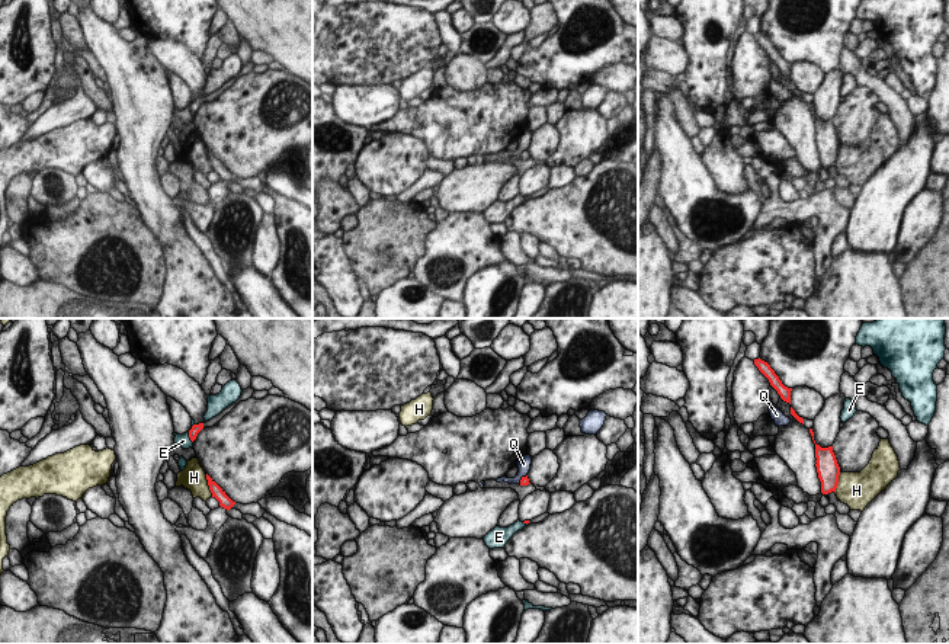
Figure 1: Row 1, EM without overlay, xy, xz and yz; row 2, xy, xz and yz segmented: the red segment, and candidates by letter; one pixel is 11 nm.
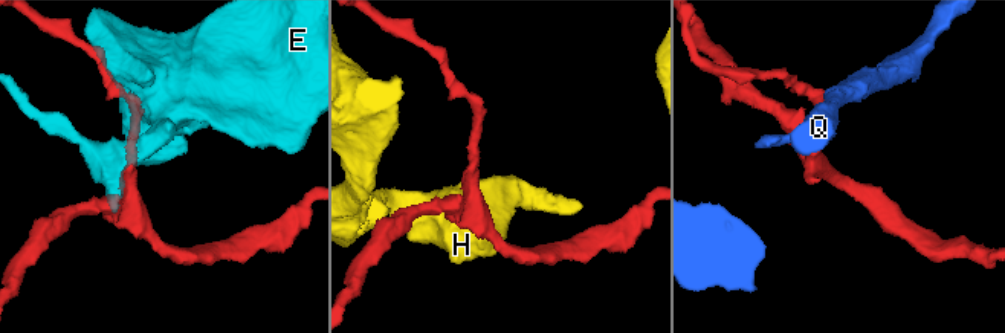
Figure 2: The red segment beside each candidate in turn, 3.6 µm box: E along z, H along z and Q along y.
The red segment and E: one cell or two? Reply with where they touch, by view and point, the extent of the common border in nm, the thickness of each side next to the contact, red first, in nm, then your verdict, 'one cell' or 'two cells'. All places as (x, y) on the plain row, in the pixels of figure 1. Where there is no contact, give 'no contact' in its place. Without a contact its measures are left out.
contact xy (189, 111); length 140 nm; calibres 100 and 140 nm; two cells

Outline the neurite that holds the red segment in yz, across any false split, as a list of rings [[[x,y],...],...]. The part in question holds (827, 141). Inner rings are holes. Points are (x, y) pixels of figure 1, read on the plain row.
[[[815,118],[815,132],[817,132],[817,147],[821,156],[821,167],[828,169],[836,167],[840,150],[840,141],[837,138],[833,121],[821,122]]]

